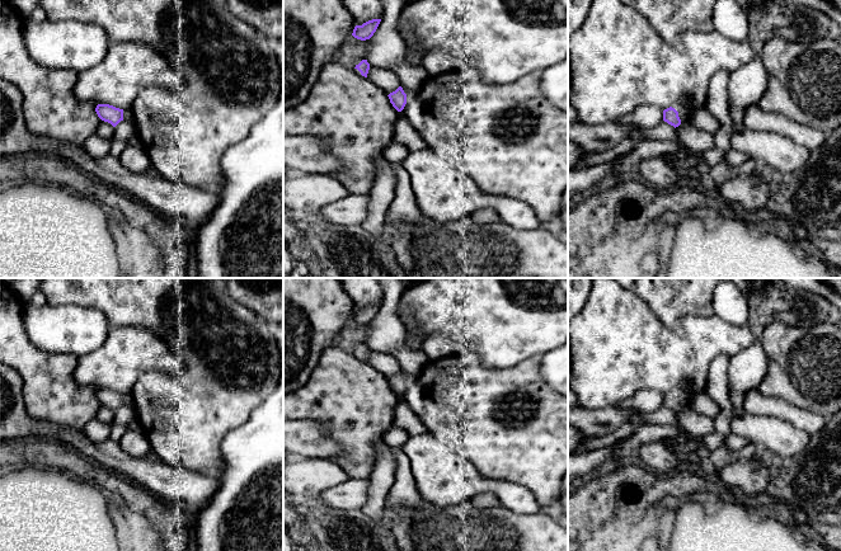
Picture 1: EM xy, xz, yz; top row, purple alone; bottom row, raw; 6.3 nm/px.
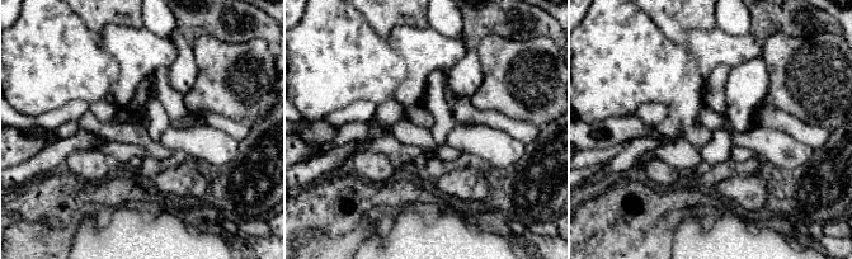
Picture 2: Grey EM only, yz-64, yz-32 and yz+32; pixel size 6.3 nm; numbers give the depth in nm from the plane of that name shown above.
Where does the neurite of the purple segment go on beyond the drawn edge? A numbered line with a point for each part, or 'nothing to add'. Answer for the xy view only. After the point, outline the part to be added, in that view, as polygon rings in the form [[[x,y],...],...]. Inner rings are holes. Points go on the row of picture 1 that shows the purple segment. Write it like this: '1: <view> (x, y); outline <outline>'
1: xy (123, 131); outline [[[123,119],[114,127],[112,138],[127,142],[133,135],[135,126],[131,122]]]

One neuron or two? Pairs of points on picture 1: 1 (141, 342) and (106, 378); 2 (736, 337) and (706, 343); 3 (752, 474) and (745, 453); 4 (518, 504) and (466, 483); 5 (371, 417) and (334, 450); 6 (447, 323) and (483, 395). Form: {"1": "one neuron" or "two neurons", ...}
{"1": "one neuron", "2": "one neuron", "3": "two neurons", "4": "one neuron", "5": "two neurons", "6": "two neurons"}

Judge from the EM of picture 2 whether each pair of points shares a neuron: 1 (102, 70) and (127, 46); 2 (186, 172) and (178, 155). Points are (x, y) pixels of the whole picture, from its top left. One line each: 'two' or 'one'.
1: two
2: two

